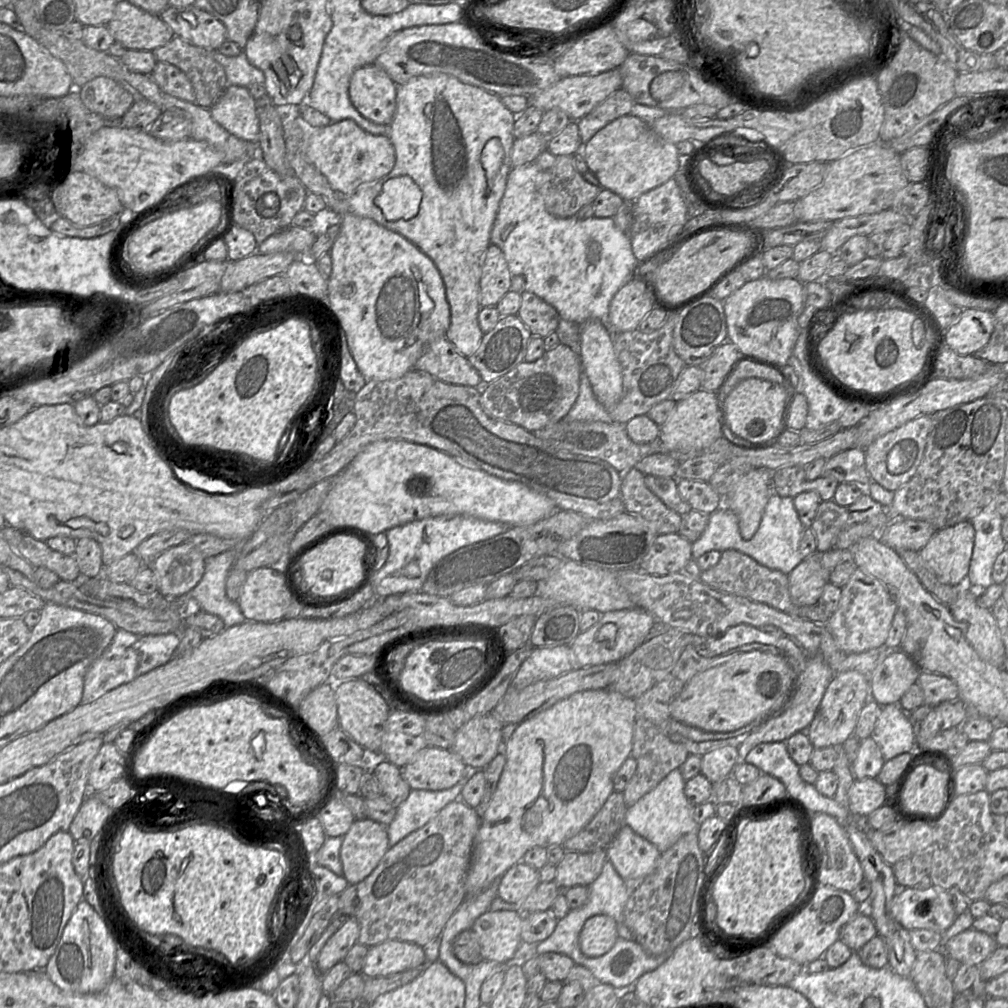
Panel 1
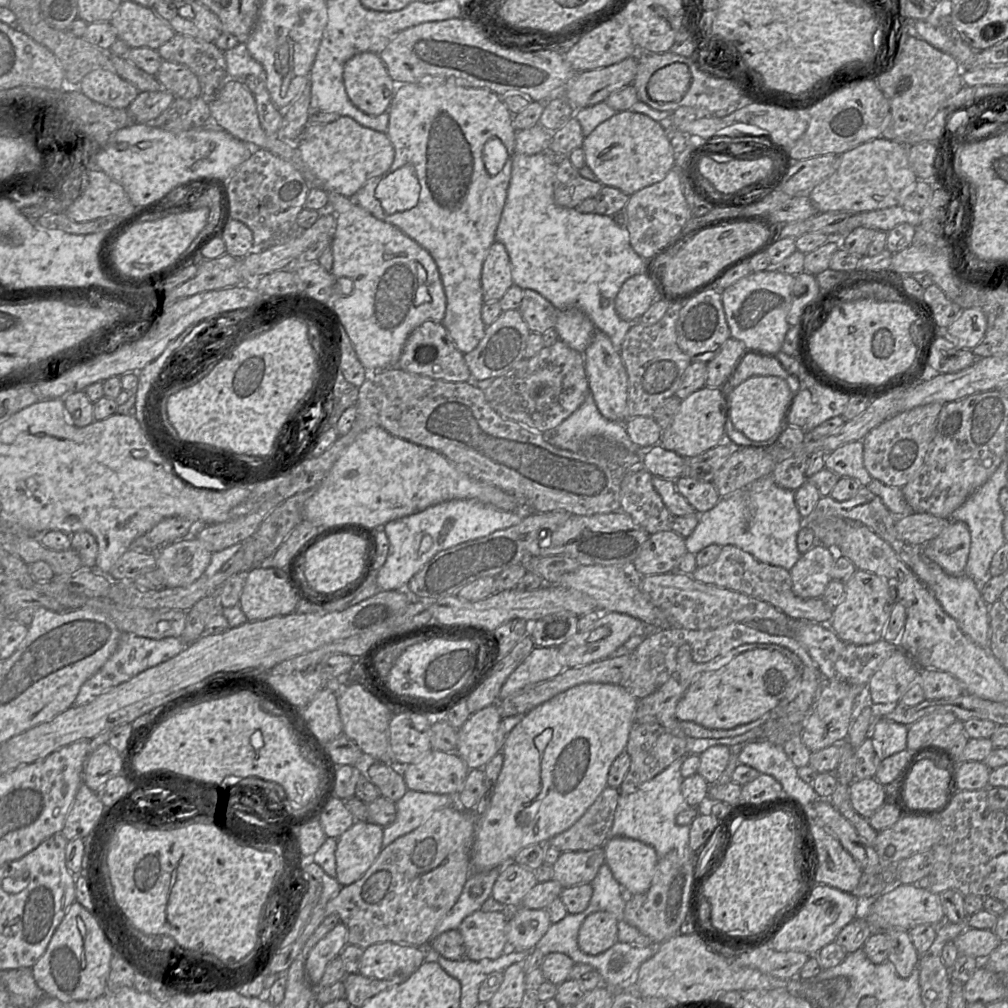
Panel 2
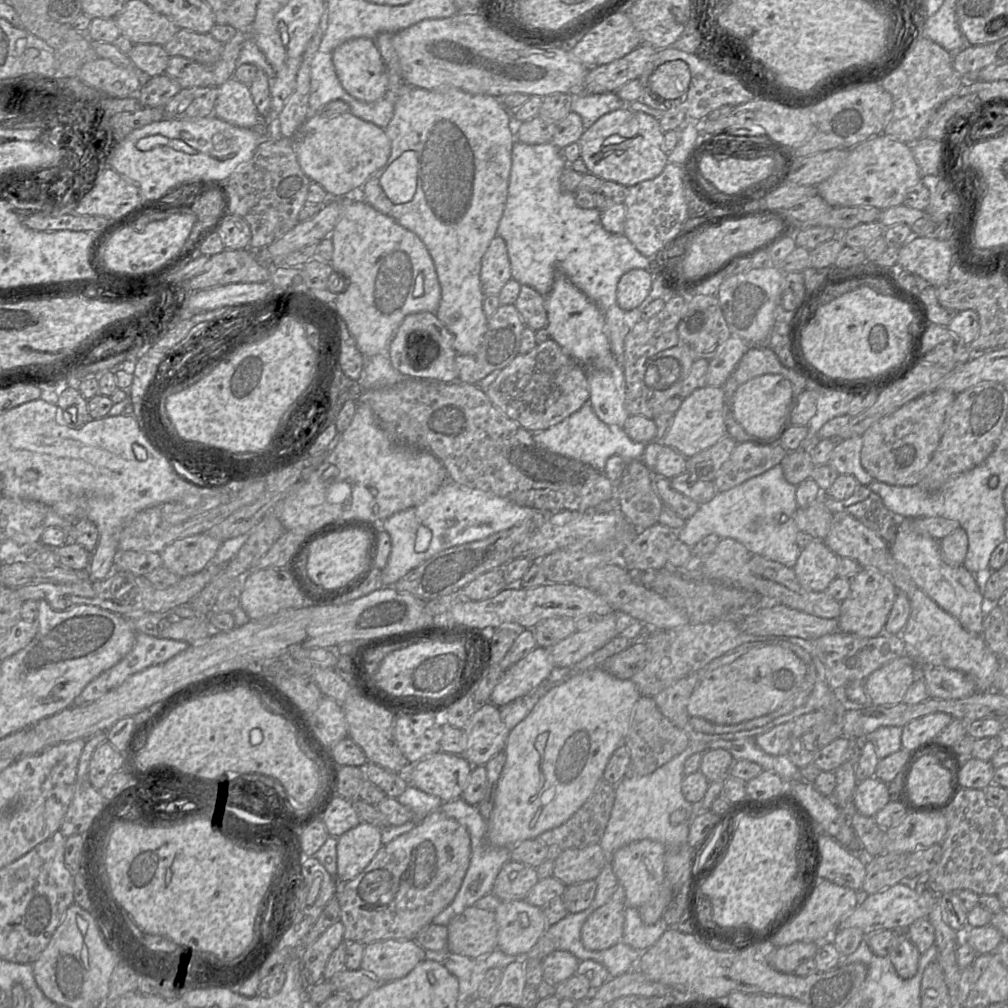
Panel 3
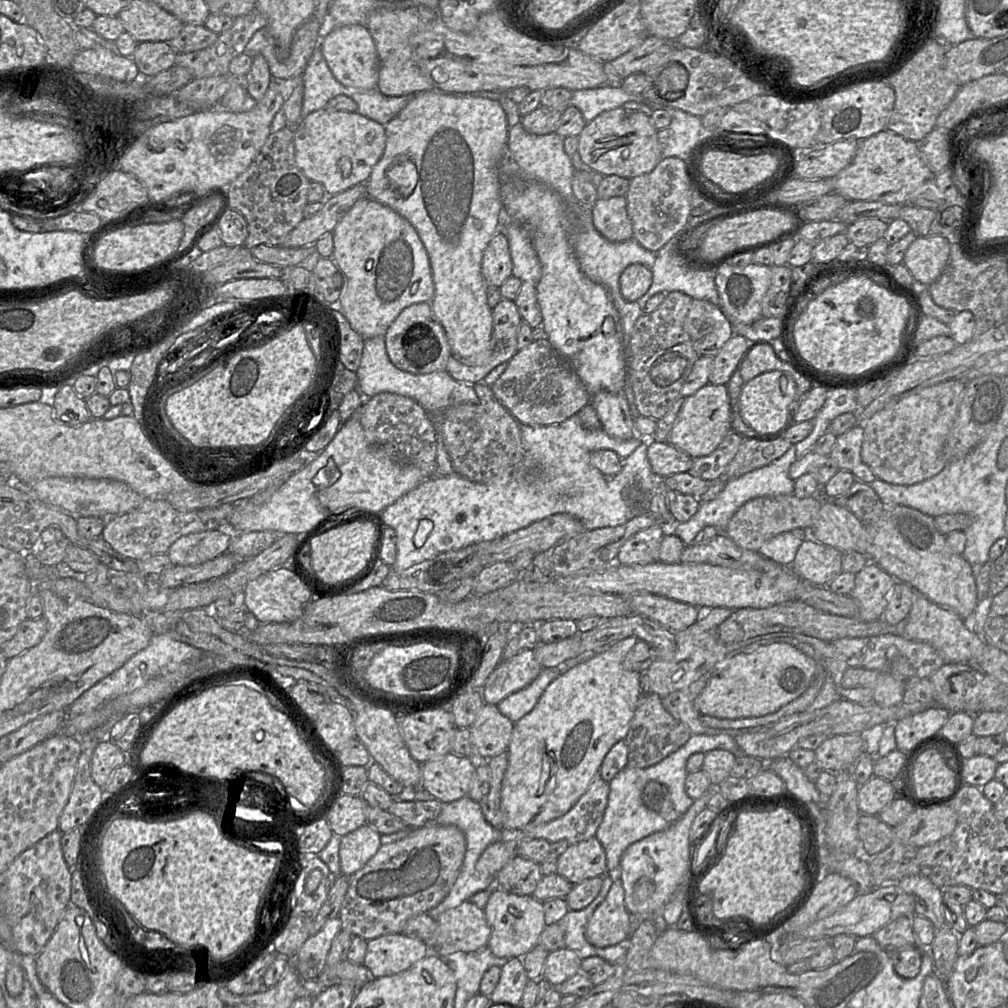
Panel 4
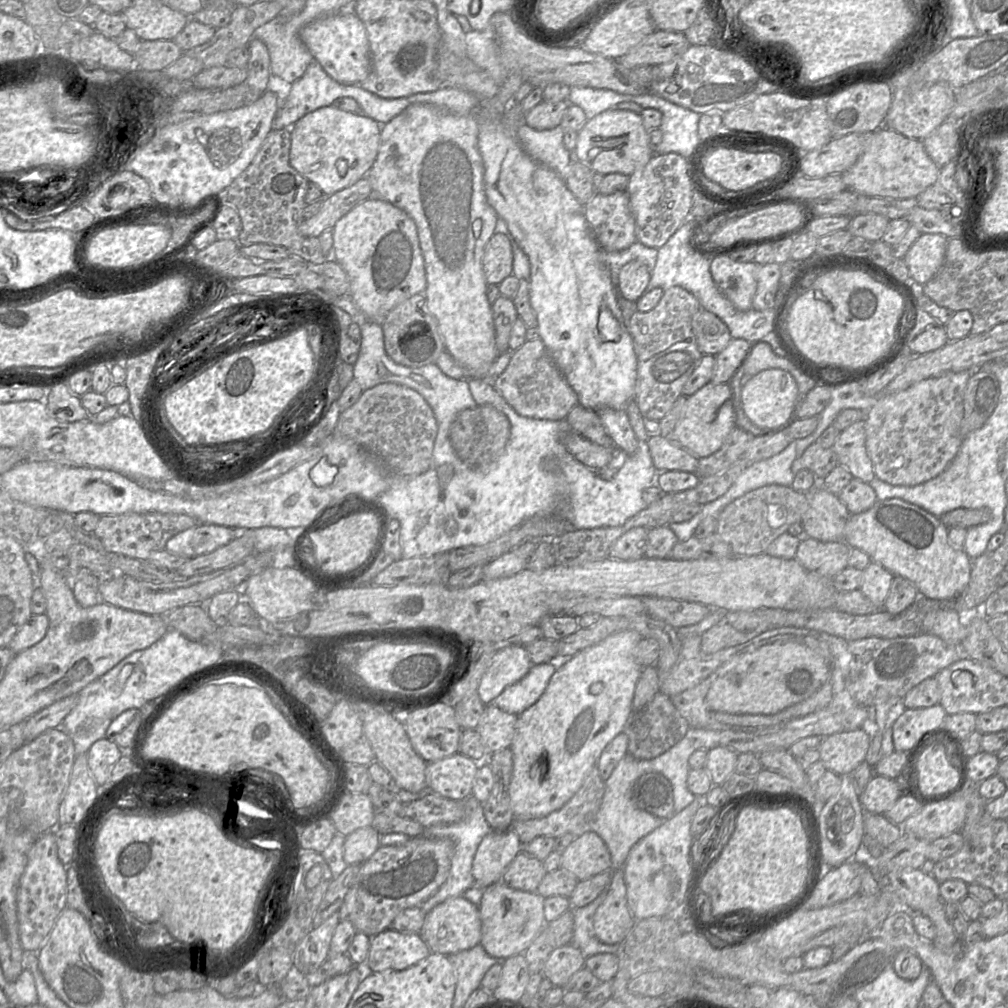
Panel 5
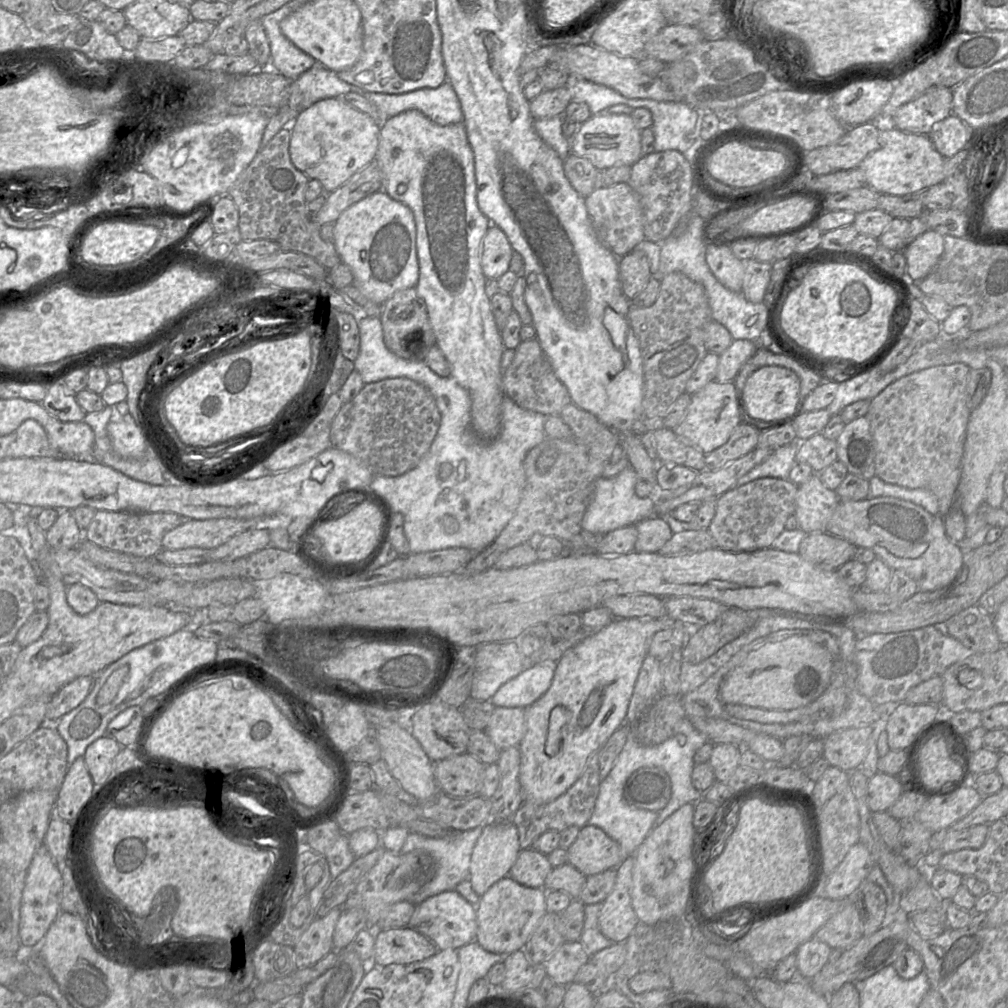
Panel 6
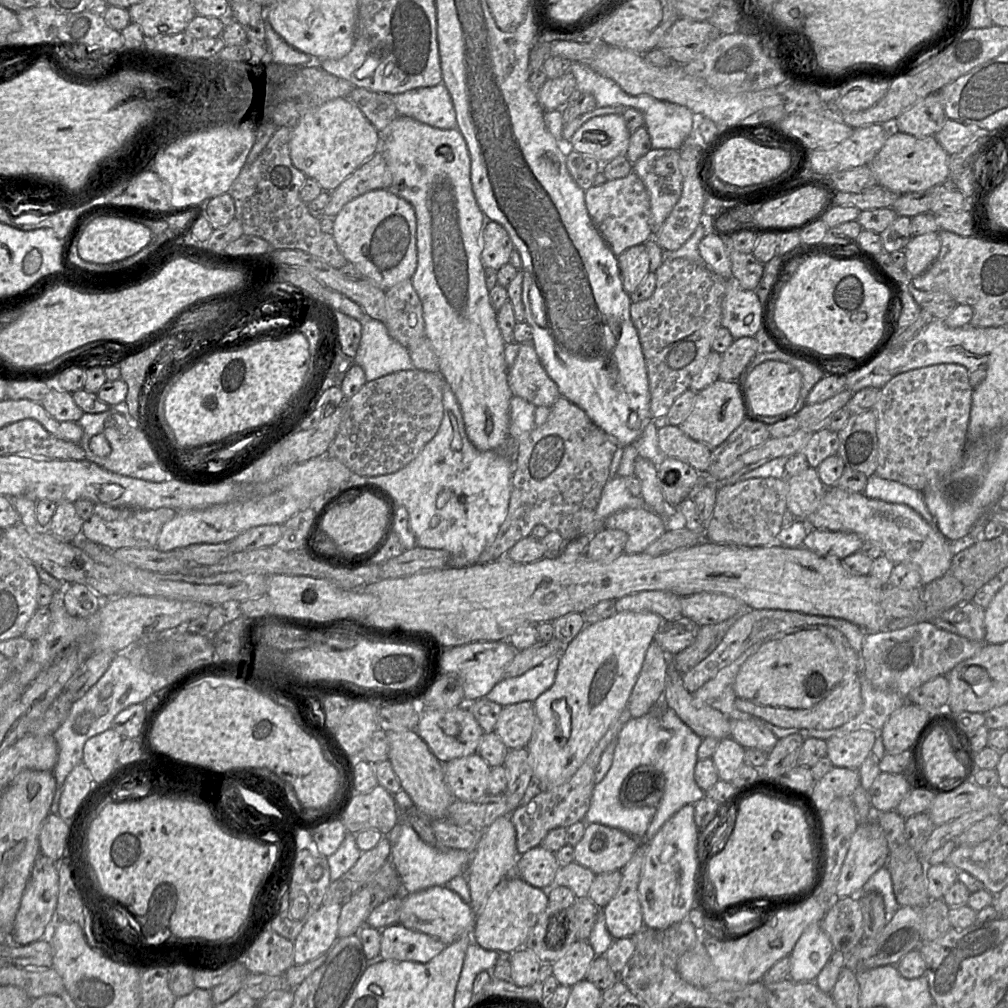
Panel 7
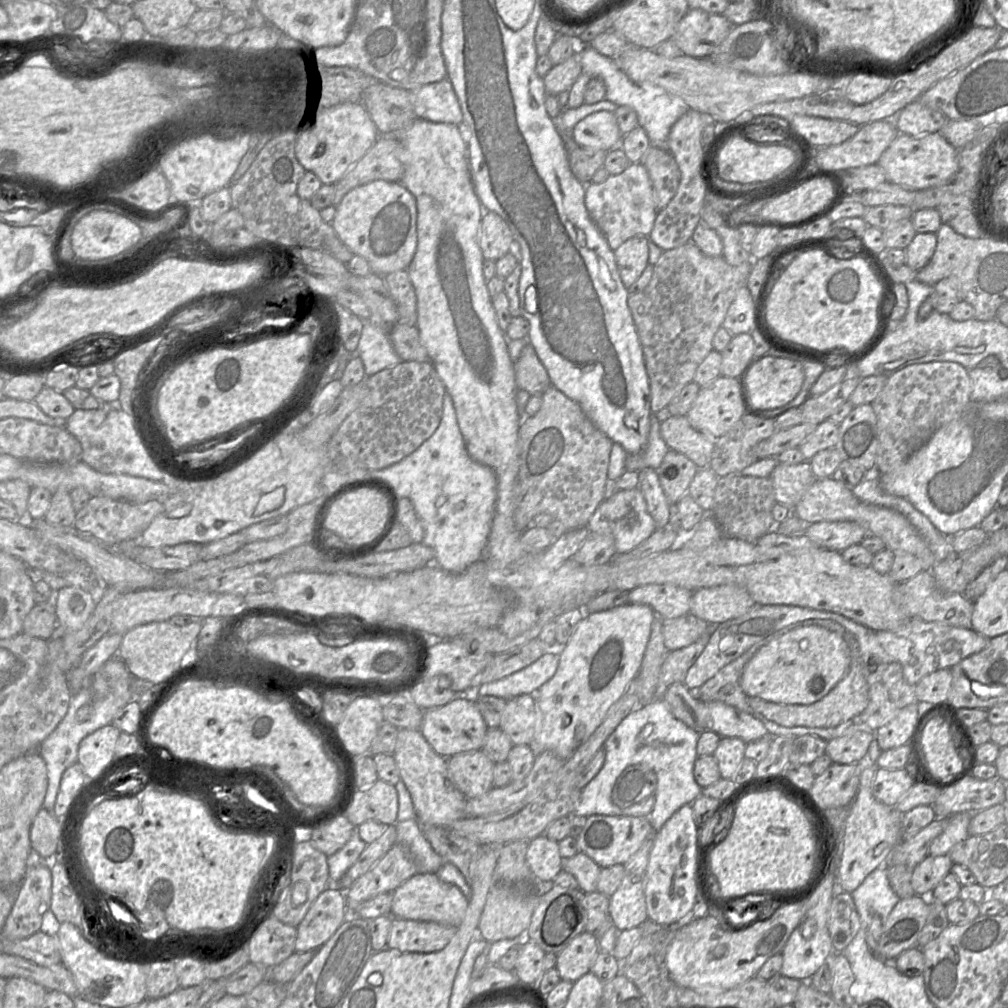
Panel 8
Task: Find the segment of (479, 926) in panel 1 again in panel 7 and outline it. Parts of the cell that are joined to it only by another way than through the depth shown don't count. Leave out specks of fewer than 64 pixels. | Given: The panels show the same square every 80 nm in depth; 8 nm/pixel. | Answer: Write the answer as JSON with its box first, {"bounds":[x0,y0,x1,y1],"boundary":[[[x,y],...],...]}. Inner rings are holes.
{"bounds":[399,886,476,945],"boundary":[[[433,886],[412,894],[402,896],[399,923],[408,929],[425,933],[450,945],[463,934],[472,934],[476,915],[471,906],[456,892],[445,886]]]}

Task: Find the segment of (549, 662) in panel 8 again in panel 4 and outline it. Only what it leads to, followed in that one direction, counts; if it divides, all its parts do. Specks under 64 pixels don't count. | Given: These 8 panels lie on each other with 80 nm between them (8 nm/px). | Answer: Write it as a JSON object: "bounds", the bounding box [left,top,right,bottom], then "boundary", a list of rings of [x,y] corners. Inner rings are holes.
{"bounds":[497,668,558,723],"boundary":[[[543,668],[537,678],[525,688],[514,692],[497,704],[502,715],[513,723],[528,714],[537,704],[547,686],[558,676],[557,668]]]}

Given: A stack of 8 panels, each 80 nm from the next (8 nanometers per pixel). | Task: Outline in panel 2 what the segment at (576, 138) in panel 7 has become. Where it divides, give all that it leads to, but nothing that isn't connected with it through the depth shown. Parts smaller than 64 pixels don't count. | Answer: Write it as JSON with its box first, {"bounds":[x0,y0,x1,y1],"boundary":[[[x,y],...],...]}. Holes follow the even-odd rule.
{"bounds":[581,111,676,196],"boundary":[[[620,111],[600,123],[584,137],[581,148],[587,165],[603,186],[621,190],[628,196],[662,181],[675,166],[676,154],[665,125],[645,114]]]}

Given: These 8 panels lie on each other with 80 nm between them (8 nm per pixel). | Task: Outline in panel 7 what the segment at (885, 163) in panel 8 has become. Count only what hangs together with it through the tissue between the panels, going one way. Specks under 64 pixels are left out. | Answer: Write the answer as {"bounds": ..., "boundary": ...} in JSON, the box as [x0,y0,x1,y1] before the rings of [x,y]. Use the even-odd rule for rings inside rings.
{"bounds":[867,126,949,194],"boundary":[[[891,126],[886,142],[867,165],[878,184],[898,194],[906,194],[946,182],[949,178],[949,157],[934,135],[915,137],[893,130]]]}

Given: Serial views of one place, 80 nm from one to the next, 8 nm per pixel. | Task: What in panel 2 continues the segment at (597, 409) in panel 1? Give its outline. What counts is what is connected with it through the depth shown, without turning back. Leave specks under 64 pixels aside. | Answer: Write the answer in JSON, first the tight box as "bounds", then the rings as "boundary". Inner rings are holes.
{"bounds":[544,391,645,454],"boundary":[[[590,391],[576,411],[544,436],[551,445],[571,452],[584,451],[584,442],[591,437],[603,437],[633,454],[645,451],[631,441],[623,422],[602,416]]]}

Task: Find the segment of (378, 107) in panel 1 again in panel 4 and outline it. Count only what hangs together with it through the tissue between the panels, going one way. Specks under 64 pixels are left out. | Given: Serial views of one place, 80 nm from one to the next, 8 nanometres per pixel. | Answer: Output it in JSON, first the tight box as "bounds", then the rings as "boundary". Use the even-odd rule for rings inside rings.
{"bounds":[319,24,379,90],"boundary":[[[354,24],[335,27],[321,38],[319,47],[332,75],[342,85],[361,90],[376,88],[379,58],[367,26]]]}

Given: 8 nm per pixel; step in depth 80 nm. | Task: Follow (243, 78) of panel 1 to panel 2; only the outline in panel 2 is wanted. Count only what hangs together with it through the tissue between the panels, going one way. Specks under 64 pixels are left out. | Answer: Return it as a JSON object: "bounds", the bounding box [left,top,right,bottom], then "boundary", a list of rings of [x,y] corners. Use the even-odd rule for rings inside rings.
{"bounds":[224,42,266,82],"boundary":[[[239,42],[234,48],[224,51],[228,78],[240,79],[247,75],[256,76],[266,82],[266,72],[248,52],[246,42]]]}

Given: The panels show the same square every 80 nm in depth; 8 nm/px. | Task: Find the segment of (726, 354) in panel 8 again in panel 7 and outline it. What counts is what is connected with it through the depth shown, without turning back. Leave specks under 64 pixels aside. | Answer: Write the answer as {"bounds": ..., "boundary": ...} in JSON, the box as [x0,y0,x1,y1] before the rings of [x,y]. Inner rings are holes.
{"bounds":[719,336,758,380],"boundary":[[[754,336],[734,339],[733,343],[722,354],[719,379],[733,380],[746,362],[757,354],[758,344]]]}

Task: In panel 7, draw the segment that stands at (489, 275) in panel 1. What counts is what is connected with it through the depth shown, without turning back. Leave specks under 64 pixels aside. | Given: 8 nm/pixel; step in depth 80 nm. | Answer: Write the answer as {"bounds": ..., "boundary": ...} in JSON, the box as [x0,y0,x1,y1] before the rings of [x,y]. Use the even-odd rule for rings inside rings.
{"bounds":[481,220,513,271],"boundary":[[[488,220],[482,237],[481,259],[484,267],[498,271],[510,261],[513,249],[513,243],[505,228],[495,221]]]}

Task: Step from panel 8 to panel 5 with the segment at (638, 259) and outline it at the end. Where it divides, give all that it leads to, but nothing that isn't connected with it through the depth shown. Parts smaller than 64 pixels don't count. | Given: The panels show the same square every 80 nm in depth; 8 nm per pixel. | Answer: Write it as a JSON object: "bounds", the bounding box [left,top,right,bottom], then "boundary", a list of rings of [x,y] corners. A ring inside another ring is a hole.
{"bounds":[617,261,651,302],"boundary":[[[640,261],[626,263],[618,273],[617,290],[619,296],[632,302],[636,302],[646,291],[650,281],[651,272]]]}

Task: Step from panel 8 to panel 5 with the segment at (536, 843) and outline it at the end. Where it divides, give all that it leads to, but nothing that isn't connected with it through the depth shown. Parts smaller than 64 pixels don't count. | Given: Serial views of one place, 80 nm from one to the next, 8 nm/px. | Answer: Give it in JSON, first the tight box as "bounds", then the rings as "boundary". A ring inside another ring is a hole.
{"bounds":[502,851,546,892],"boundary":[[[521,851],[505,870],[502,881],[517,890],[536,892],[546,874],[543,861]]]}

